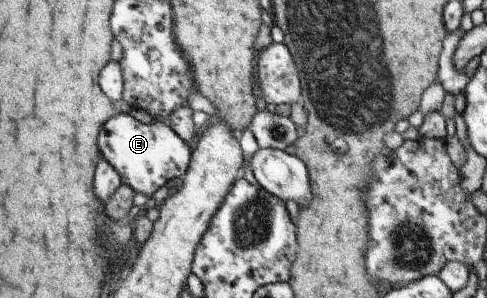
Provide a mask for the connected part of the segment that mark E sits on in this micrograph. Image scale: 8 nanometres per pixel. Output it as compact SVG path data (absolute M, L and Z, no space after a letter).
M114 114L102 124L98 132L98 150L106 162L118 174L119 182L129 185L134 192L141 192L151 198L152 193L168 180L184 175L191 150L169 127L160 121L141 124L129 114Z

